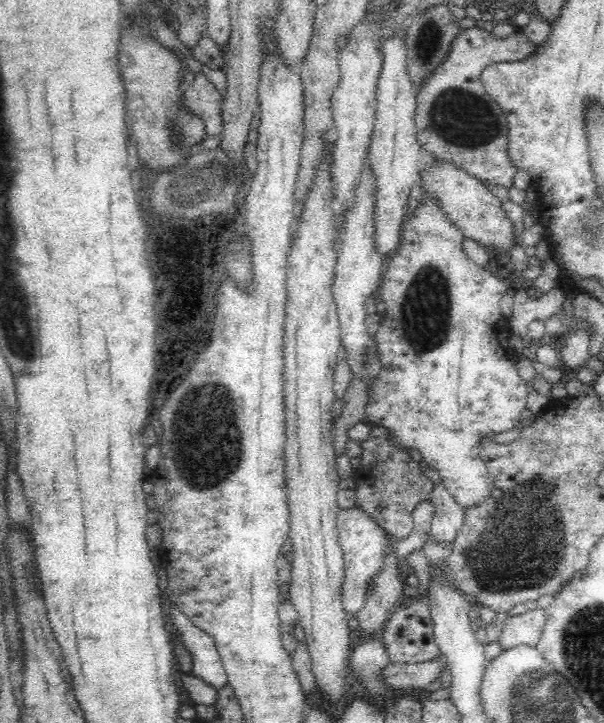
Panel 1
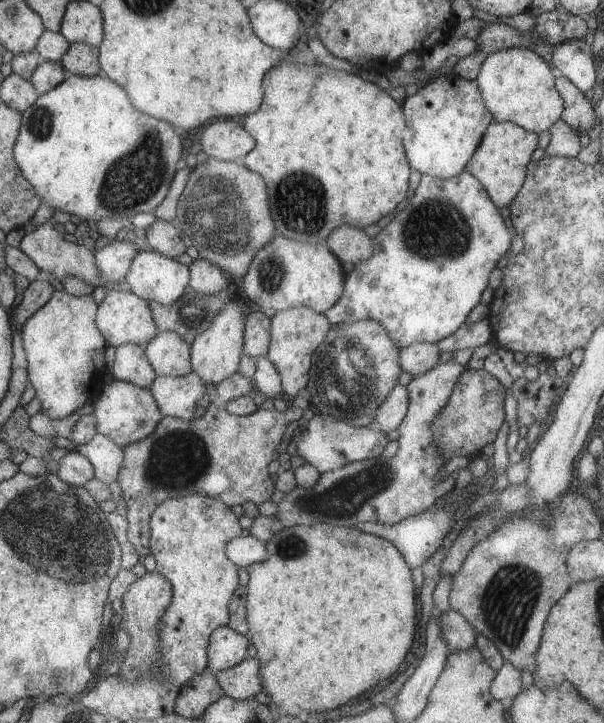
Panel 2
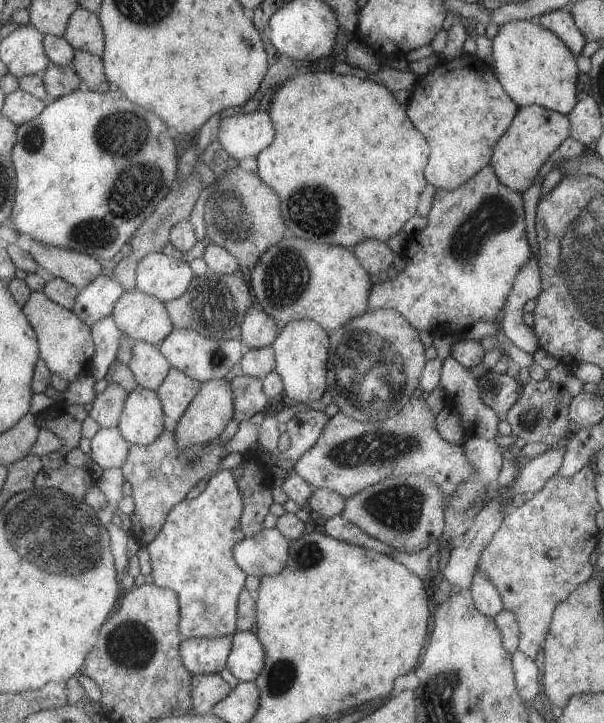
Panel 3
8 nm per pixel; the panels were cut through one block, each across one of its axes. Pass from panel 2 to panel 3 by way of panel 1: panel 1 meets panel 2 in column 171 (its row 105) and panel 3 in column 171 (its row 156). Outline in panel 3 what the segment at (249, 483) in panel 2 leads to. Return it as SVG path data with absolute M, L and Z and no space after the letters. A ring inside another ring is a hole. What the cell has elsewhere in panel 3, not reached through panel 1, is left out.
M164 431L160 436L149 445L134 445L129 446L129 453L126 462L121 466L123 476L126 481L133 486L133 498L135 502L135 511L131 514L127 521L127 528L129 532L136 538L140 544L146 545L152 542L157 534L162 530L166 517L170 510L174 508L179 502L186 499L186 495L200 480L209 475L213 475L218 468L218 464L226 456L225 446L216 446L212 448L212 443L207 445L194 445L186 449L180 450L176 446L175 436L173 433Z

